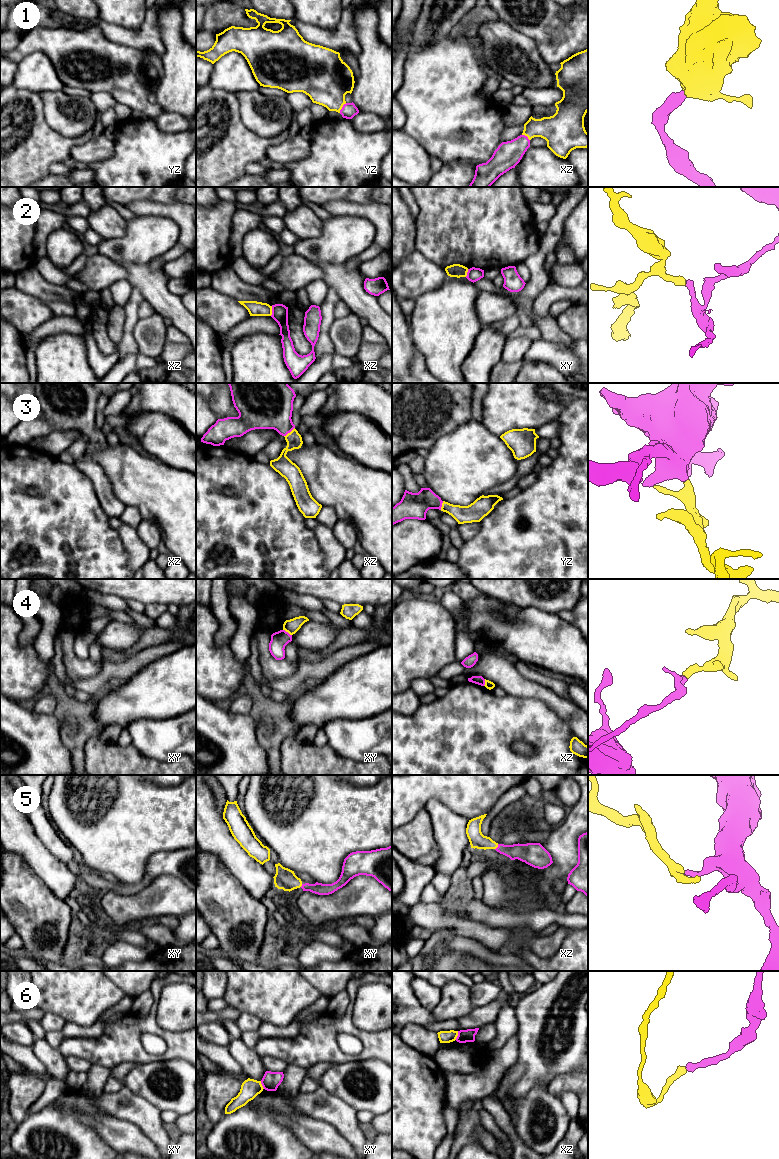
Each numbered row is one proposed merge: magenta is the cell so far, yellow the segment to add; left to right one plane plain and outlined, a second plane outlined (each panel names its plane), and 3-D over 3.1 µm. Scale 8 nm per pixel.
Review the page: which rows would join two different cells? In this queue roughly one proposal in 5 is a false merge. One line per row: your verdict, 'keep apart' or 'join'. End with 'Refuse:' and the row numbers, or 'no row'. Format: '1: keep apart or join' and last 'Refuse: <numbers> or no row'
1: join
2: keep apart
3: join
4: keep apart
5: join
6: keep apart
Refuse: 2, 4, 6

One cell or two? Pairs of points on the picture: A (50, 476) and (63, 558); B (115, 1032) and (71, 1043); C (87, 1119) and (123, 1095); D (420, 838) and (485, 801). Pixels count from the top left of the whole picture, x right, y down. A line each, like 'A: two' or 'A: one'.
A: one
B: one
C: two
D: two

